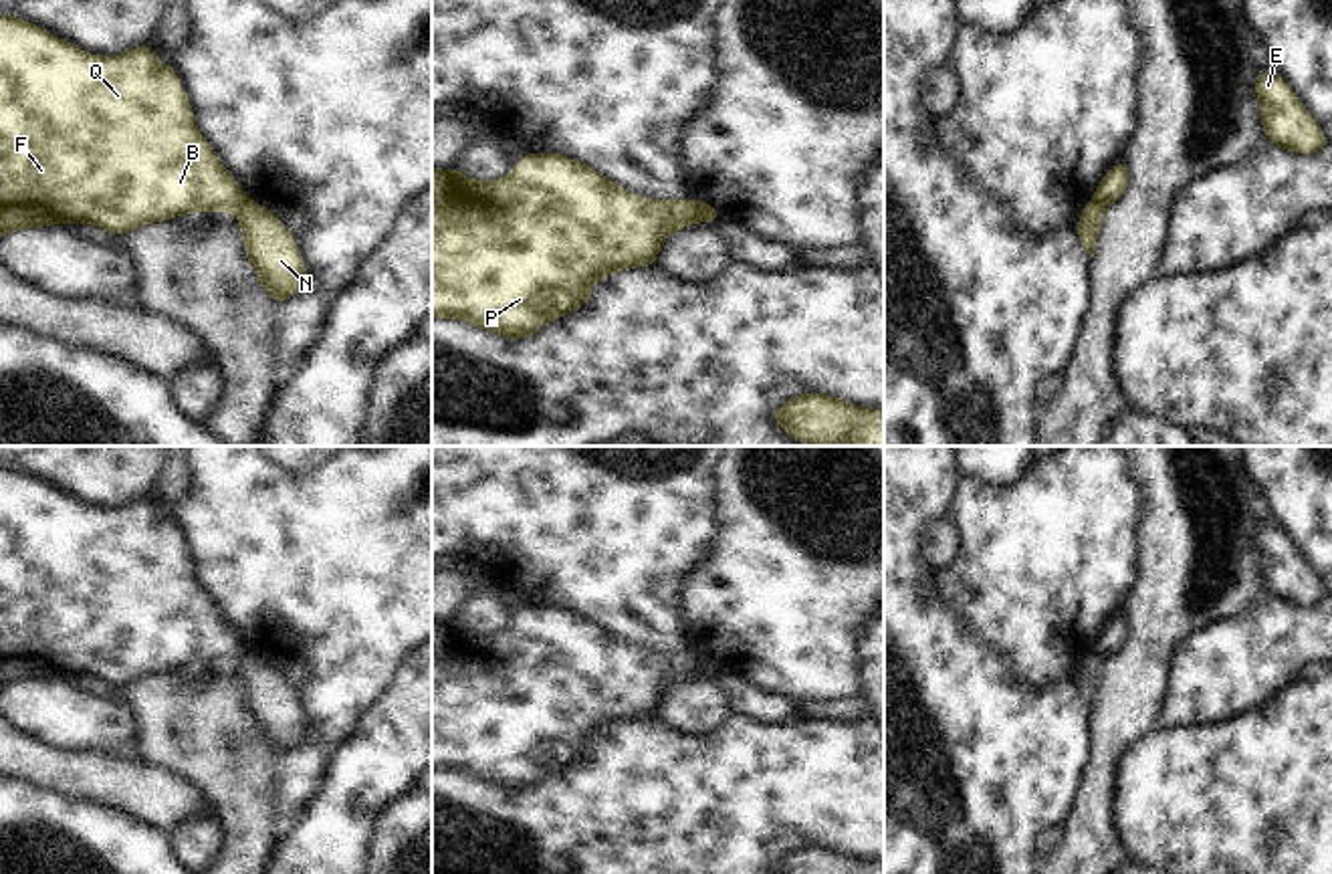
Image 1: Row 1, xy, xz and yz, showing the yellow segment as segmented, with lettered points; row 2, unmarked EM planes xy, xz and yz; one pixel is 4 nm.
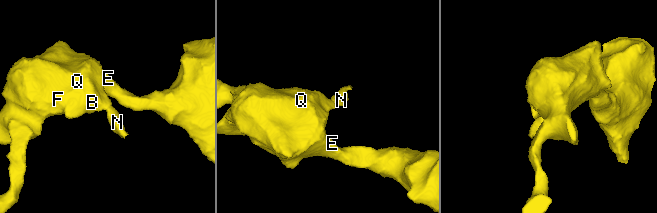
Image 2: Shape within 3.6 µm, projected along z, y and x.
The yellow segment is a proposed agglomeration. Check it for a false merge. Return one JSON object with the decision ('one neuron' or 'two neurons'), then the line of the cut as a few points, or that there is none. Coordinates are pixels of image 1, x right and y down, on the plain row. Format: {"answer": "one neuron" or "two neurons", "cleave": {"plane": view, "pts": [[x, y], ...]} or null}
{"answer": "two neurons", "cleave": {"plane": "xz", "pts": [[693, 654], [701, 671]]}}

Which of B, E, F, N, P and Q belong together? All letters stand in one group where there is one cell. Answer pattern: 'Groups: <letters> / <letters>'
Groups: B E F P Q / N

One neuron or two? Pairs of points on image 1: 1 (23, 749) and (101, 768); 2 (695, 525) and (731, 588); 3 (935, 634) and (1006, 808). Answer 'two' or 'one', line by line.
1: one
2: two
3: one

